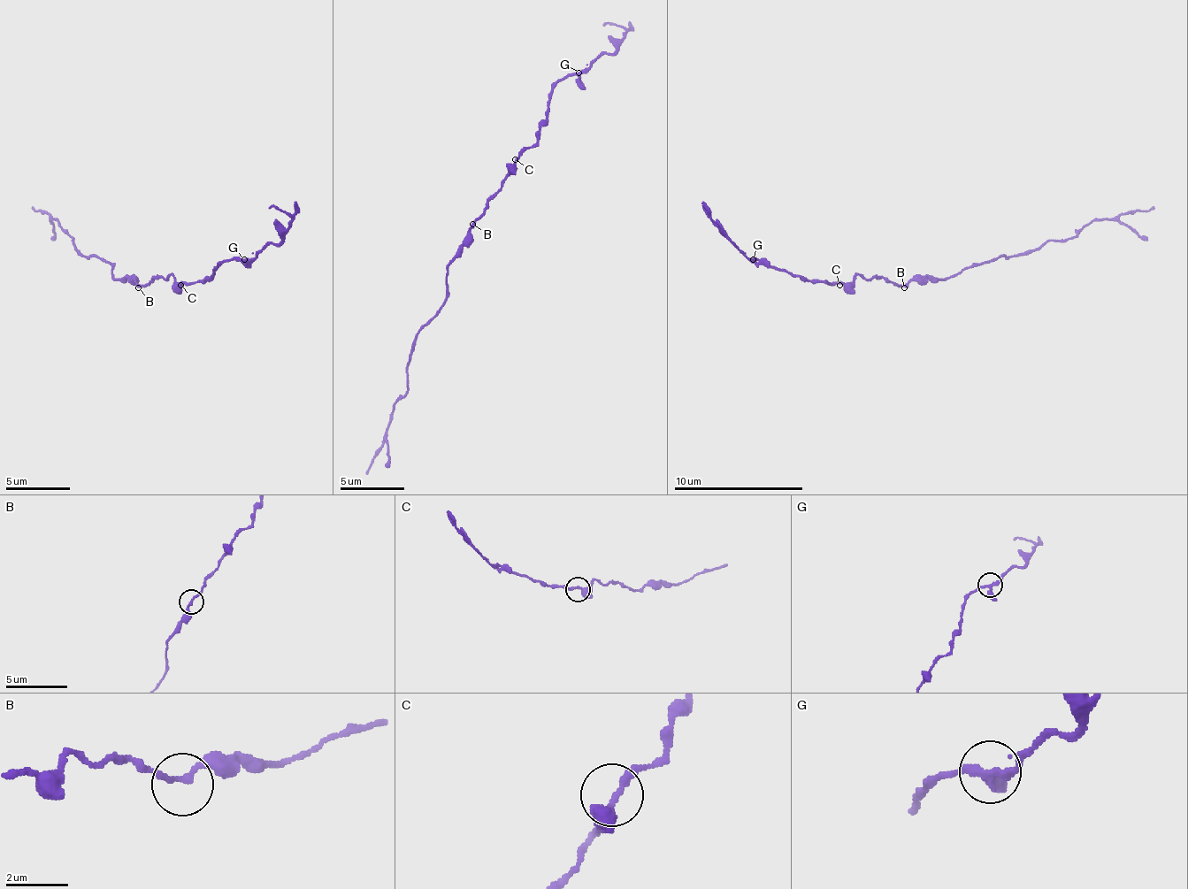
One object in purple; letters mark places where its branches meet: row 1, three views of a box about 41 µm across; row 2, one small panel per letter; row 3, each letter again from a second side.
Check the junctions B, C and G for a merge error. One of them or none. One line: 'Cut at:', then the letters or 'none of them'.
Cut at: G

